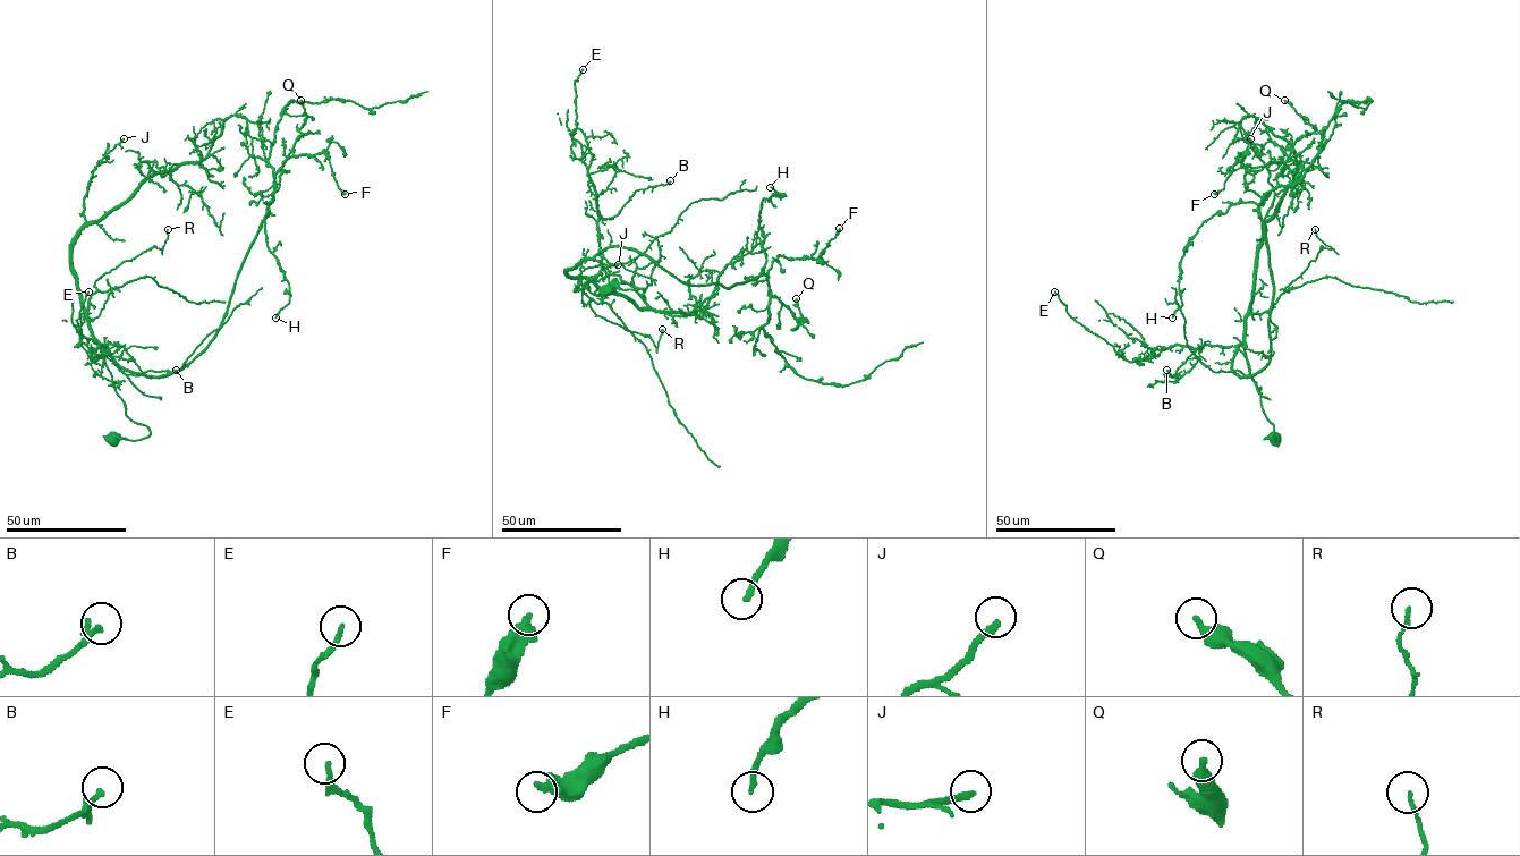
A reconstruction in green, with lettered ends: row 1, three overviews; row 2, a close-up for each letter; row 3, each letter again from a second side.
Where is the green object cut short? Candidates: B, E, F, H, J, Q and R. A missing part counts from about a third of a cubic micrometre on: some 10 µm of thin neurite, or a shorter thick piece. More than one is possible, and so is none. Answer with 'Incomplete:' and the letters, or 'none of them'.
Incomplete: H, Q

